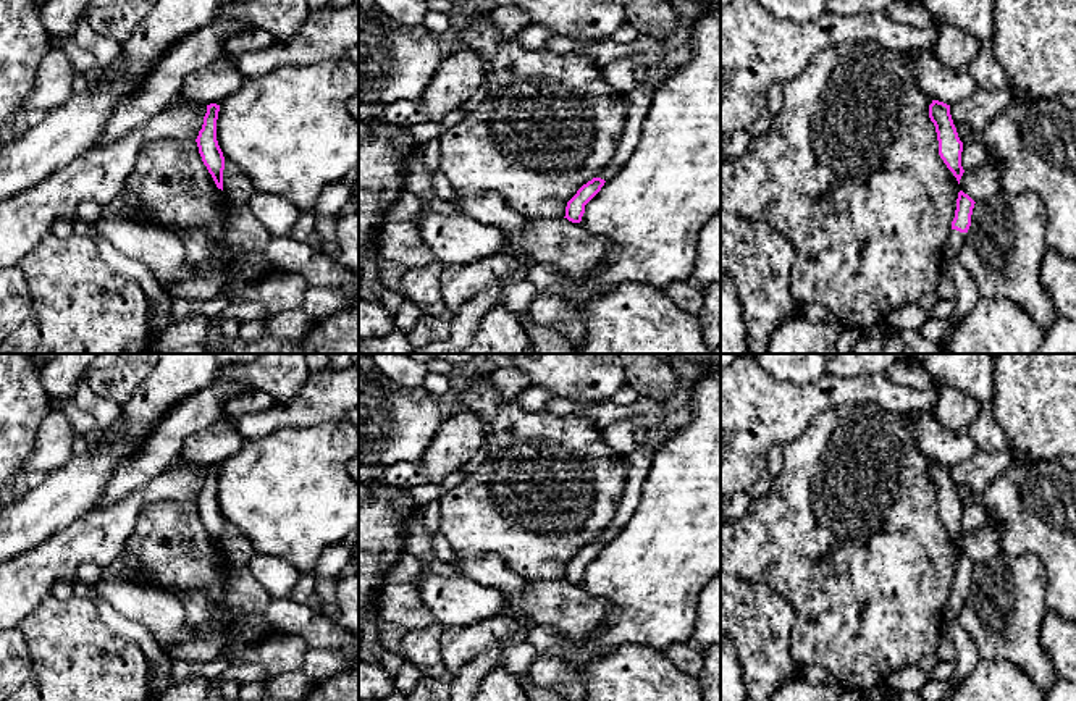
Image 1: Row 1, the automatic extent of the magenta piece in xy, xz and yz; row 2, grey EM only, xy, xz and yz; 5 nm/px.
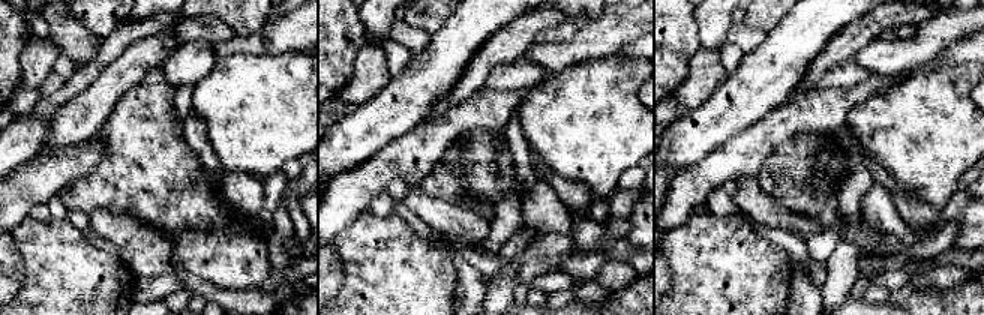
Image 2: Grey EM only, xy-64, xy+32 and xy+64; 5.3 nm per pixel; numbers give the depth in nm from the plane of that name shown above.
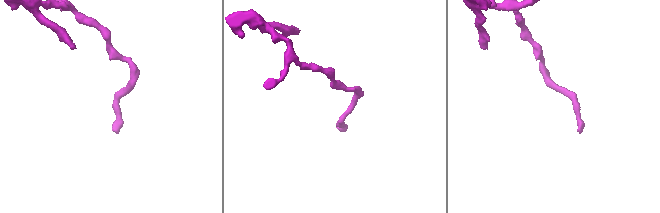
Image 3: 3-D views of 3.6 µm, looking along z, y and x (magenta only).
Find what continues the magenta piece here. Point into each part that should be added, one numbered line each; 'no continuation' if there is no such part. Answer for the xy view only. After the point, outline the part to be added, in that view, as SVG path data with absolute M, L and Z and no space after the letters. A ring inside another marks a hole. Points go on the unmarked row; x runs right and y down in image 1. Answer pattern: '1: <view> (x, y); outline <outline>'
no continuation

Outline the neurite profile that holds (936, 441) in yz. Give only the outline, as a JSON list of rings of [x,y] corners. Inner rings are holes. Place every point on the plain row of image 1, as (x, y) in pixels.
[[[913,412],[908,420],[914,443],[934,462],[952,467],[971,459],[979,451],[977,444],[965,431],[956,433],[944,426],[934,412]]]

